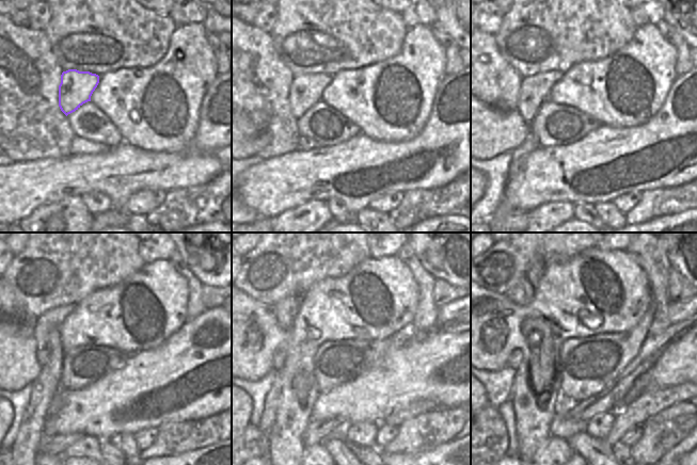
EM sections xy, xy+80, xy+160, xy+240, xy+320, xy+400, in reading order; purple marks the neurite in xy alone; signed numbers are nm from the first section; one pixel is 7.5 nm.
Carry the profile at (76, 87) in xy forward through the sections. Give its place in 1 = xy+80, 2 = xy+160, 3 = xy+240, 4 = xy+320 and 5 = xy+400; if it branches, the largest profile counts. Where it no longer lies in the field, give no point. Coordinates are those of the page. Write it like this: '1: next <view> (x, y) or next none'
1: next xy+80 (305, 91)
2: next xy+160 (535, 91)
3: next xy+240 (42, 334)
4: next xy+320 (279, 356)
5: next xy+400 (515, 357)

